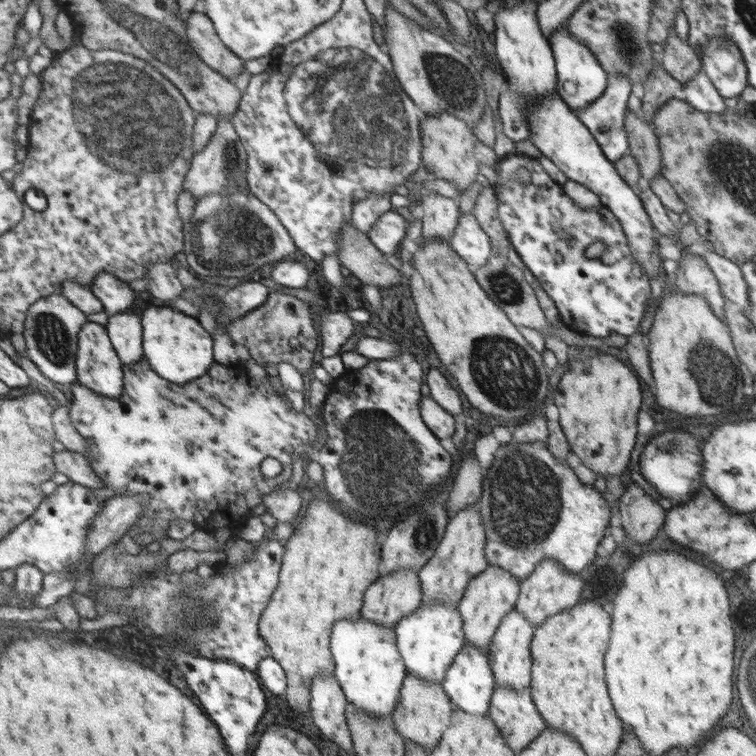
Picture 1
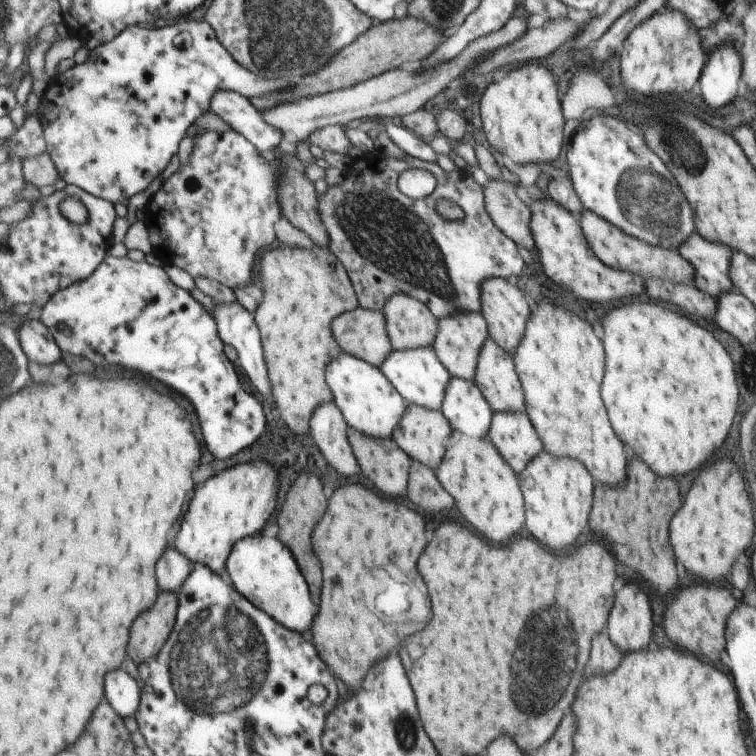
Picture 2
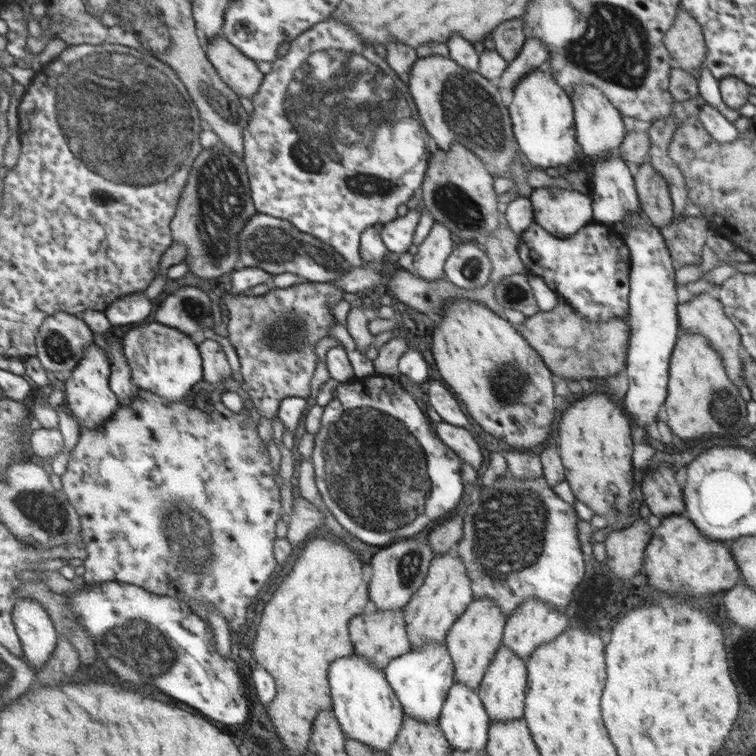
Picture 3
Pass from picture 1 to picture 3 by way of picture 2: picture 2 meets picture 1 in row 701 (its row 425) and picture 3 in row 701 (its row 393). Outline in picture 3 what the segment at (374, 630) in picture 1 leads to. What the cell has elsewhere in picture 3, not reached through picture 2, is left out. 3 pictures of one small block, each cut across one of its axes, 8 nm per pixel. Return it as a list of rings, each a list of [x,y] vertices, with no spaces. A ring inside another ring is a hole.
[[[355,653],[343,659],[333,660],[329,666],[329,690],[332,696],[331,712],[336,716],[345,738],[357,740],[375,752],[388,752],[401,728],[404,711],[393,688],[385,678],[383,668],[369,664]]]

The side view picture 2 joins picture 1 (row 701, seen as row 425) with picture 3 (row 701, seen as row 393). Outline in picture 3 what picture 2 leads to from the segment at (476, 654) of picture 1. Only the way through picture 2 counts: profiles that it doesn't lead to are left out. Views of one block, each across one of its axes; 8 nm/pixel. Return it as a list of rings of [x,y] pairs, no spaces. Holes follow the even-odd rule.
[[[454,681],[445,696],[439,727],[454,750],[481,750],[488,742],[487,714],[476,690]]]

